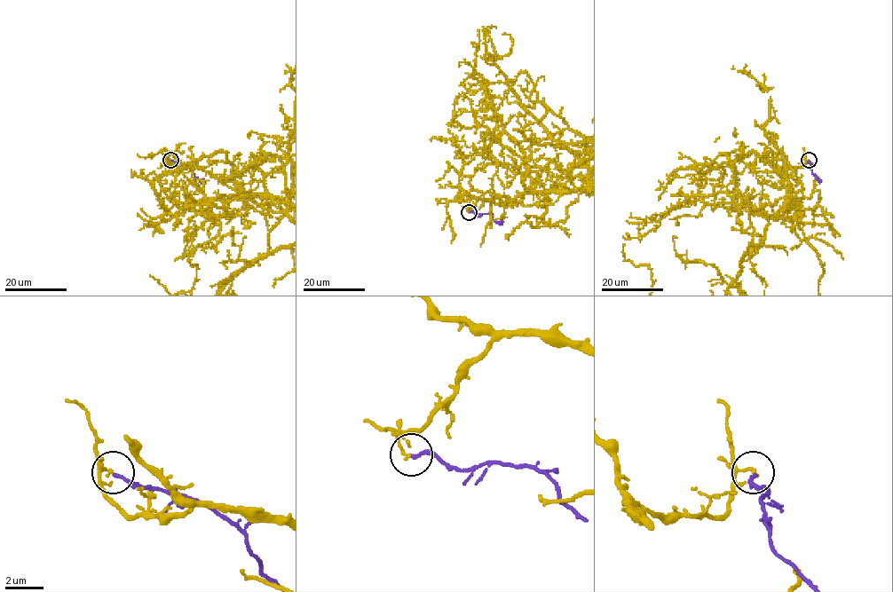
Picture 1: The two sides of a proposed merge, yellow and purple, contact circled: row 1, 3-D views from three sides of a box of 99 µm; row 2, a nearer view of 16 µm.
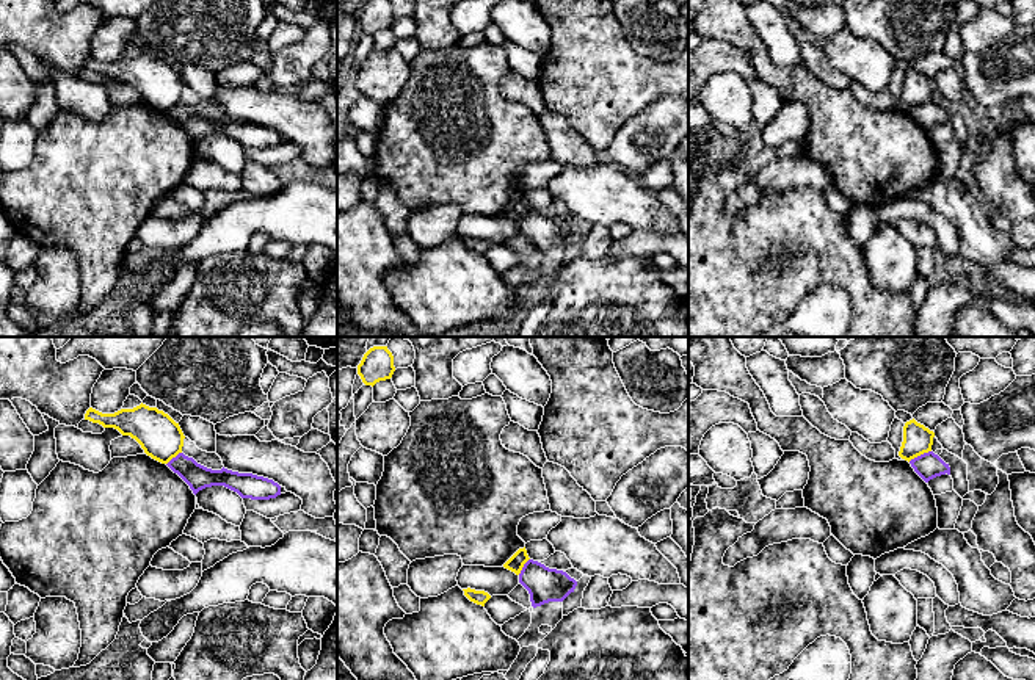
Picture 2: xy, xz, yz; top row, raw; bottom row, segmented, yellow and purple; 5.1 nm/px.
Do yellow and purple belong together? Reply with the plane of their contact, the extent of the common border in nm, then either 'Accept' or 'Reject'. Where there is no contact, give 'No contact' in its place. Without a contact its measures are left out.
Touches yellow in yz. Shared border 130 nm. Reject

